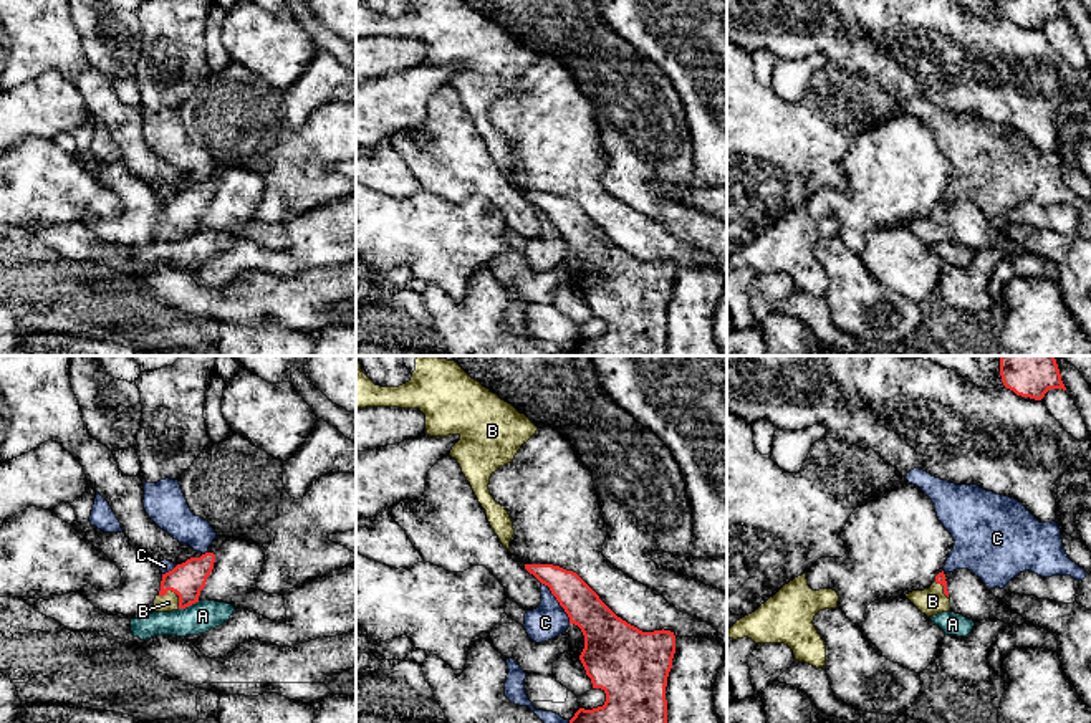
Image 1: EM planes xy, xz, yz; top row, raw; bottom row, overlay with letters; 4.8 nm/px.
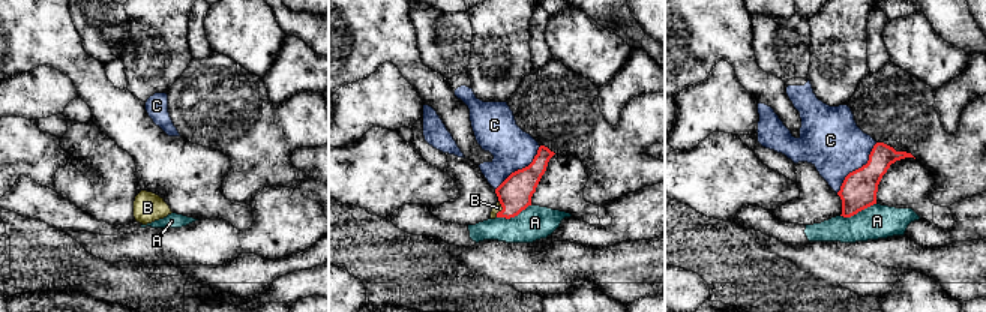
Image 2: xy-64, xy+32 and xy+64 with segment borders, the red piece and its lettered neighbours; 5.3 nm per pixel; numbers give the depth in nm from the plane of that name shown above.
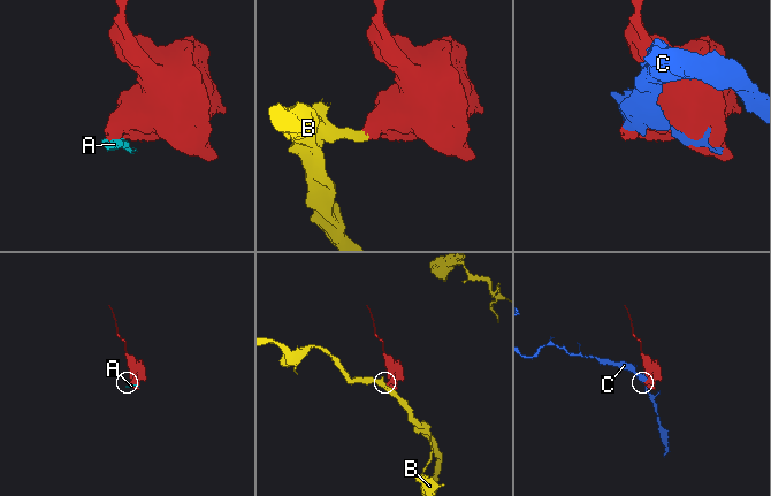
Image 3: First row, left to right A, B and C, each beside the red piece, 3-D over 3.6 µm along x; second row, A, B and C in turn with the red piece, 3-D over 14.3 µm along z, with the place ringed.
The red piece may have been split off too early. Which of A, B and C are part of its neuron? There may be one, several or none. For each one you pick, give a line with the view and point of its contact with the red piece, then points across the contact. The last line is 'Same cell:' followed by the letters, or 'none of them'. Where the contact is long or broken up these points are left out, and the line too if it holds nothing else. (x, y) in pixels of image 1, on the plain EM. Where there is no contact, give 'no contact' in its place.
B: xy (174, 220) | across xy (187, 209), (174, 220), (168, 232)
Same cell: B

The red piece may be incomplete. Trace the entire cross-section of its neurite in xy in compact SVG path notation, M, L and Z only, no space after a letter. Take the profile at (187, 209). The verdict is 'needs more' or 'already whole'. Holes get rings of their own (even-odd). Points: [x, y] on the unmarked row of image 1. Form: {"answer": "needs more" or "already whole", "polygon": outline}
{"answer": "needs more", "polygon": "M205 182L162 203L161 220L154 228L154 242L172 242L199 232L214 192L215 184Z"}

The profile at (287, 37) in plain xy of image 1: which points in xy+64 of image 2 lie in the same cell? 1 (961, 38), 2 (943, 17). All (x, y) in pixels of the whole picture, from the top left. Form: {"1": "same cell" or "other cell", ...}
{"1": "other cell", "2": "other cell"}

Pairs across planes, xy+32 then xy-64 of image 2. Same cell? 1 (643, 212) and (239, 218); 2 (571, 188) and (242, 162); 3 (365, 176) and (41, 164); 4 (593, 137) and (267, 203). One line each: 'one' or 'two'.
1: two
2: two
3: one
4: two

